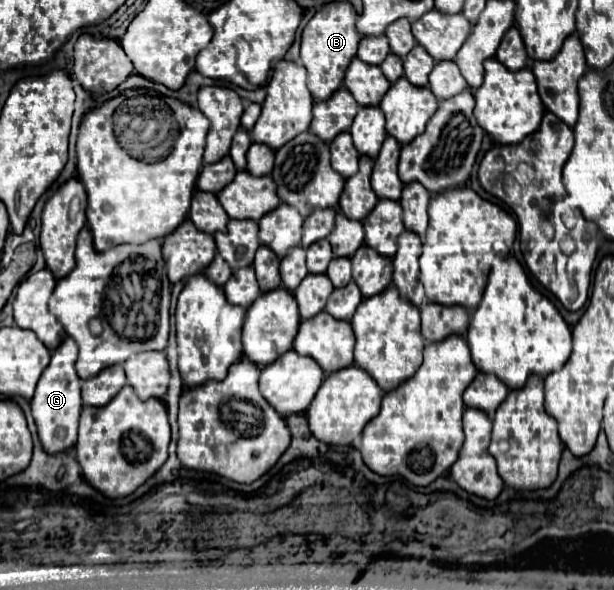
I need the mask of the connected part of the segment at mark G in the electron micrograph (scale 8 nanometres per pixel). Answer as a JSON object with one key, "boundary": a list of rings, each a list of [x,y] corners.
{"boundary":[[[67,337],[63,345],[59,345],[59,349],[53,351],[51,363],[43,371],[35,395],[31,399],[39,439],[47,453],[61,453],[77,443],[77,425],[81,413],[81,379],[75,373],[75,361],[77,361],[77,343],[71,337]]]}

